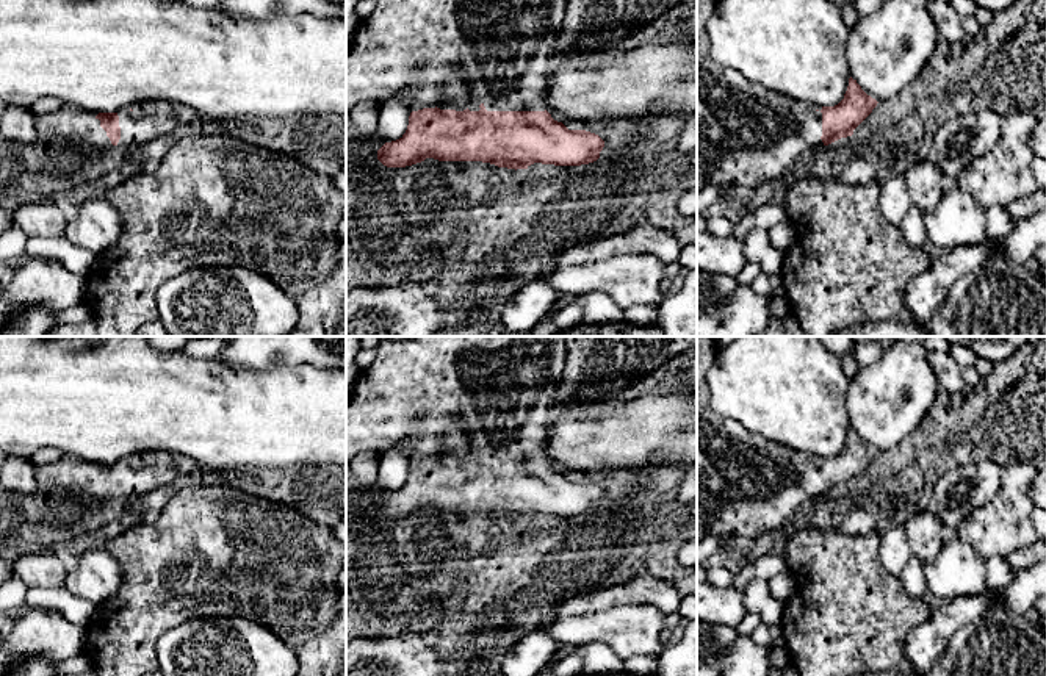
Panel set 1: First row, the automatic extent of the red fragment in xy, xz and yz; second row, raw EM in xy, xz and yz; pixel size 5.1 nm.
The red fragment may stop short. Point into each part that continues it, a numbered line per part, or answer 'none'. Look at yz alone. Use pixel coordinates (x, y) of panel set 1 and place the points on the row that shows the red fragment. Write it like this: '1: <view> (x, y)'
1: yz (747, 135)

